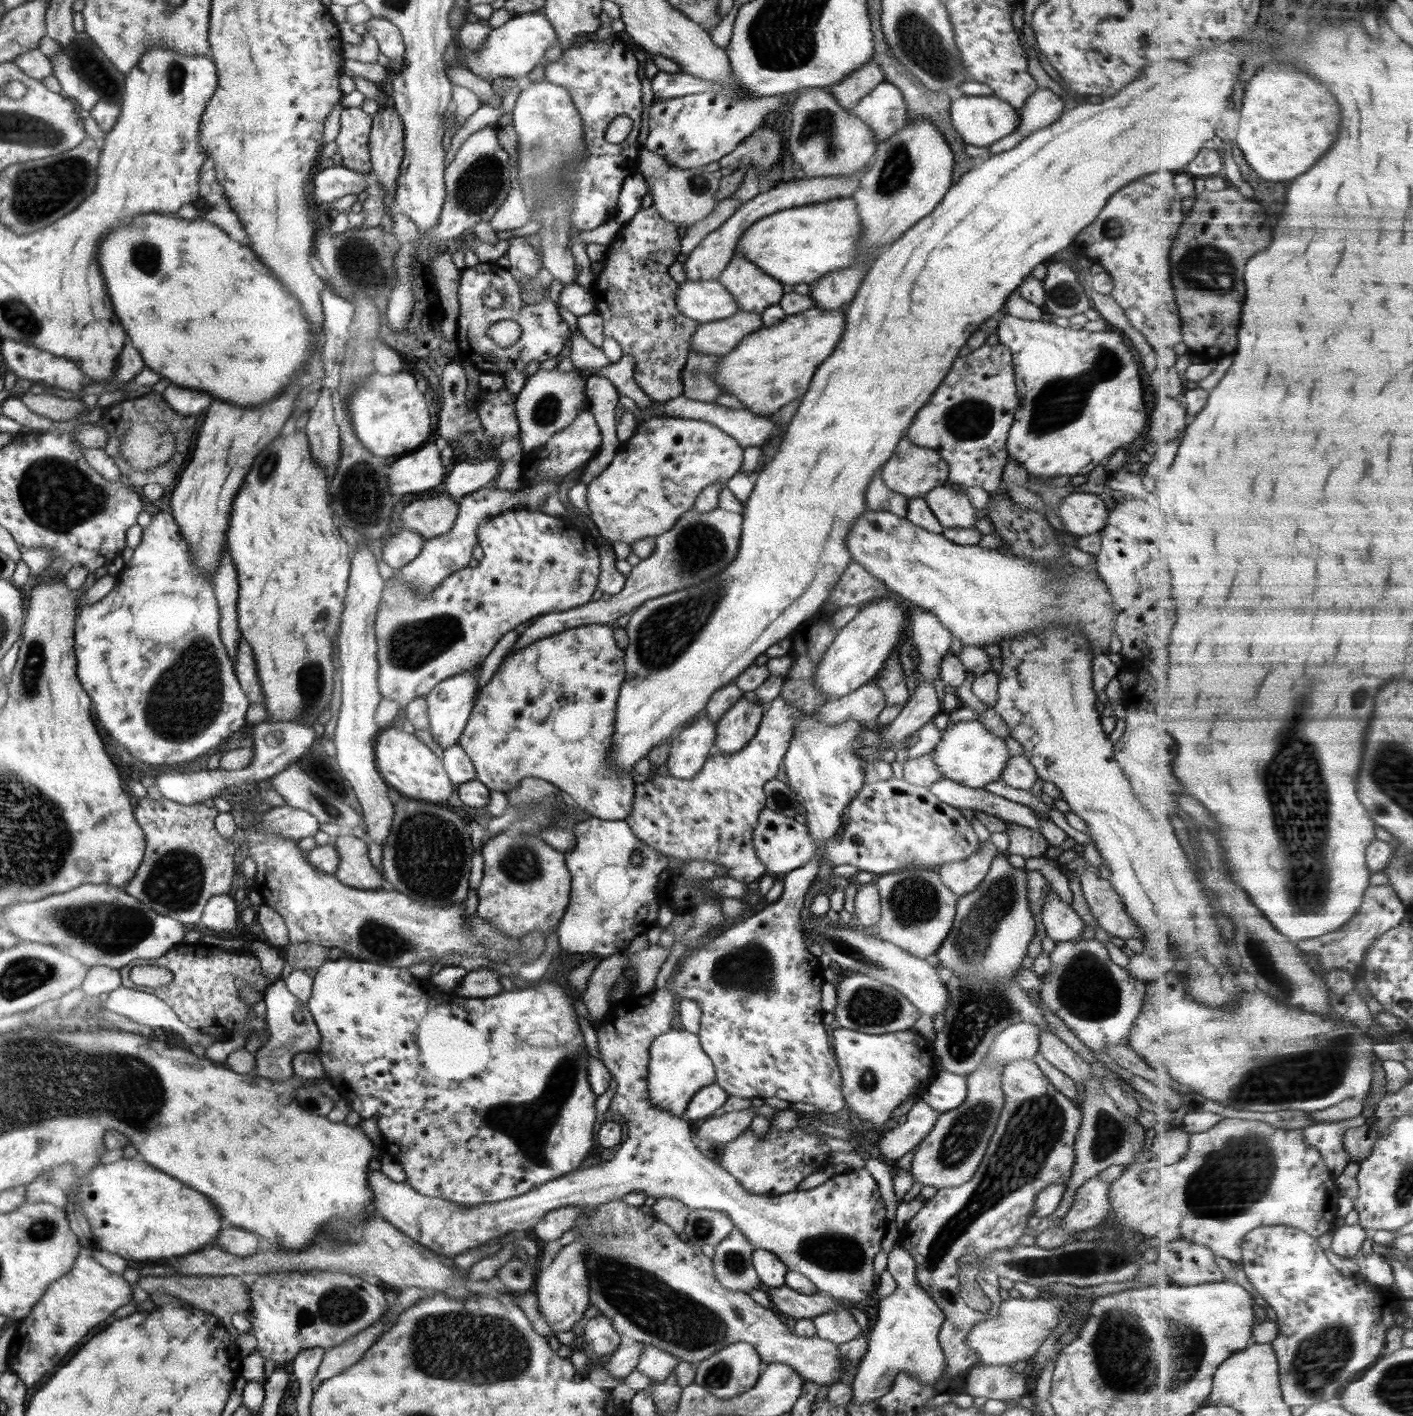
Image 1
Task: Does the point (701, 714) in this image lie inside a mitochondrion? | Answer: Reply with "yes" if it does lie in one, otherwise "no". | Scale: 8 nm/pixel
no

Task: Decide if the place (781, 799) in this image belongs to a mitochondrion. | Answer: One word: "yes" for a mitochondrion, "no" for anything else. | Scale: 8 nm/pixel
yes

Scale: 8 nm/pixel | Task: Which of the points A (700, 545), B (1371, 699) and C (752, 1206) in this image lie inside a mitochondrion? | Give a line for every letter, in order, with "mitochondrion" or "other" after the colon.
A: mitochondrion
B: other
C: other

